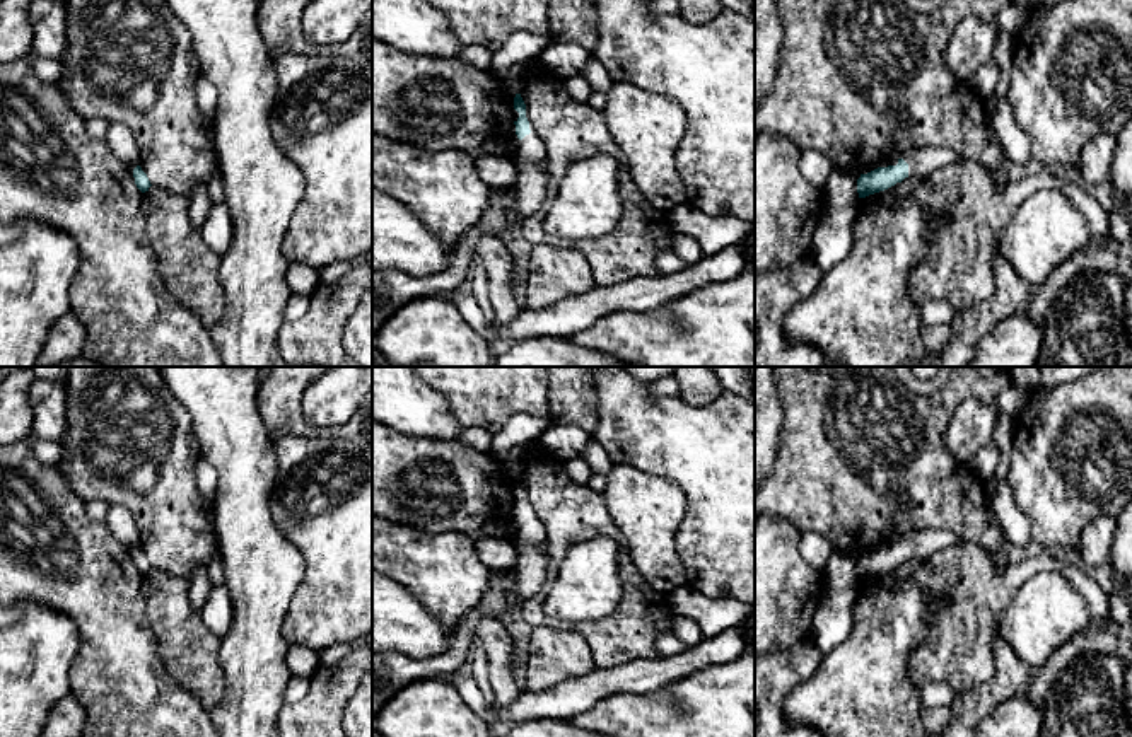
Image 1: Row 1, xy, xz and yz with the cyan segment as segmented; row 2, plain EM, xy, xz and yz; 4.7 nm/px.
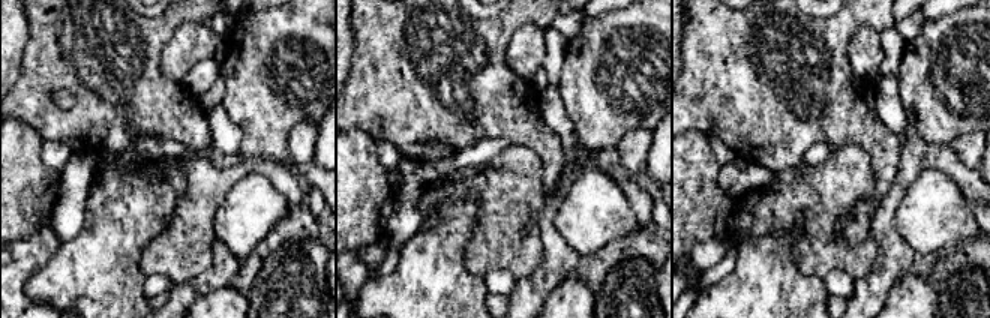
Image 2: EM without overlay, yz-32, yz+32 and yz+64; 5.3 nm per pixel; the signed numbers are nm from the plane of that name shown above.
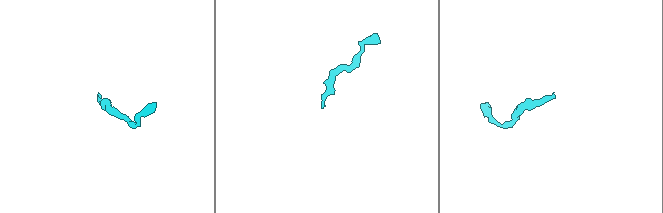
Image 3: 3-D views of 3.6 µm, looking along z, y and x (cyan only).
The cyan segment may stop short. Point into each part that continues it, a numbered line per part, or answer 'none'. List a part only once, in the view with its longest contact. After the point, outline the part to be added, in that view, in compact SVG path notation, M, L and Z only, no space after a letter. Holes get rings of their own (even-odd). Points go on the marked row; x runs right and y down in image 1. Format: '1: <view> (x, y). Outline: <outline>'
1: xz (531, 149). Outline: M526 109L526 118L529 121L529 130L531 133L526 135L522 140L517 138L516 135L516 125L512 126L514 133L514 143L509 159L514 162L516 167L526 165L526 164L534 164L546 155L546 147L540 135L536 133L529 113Z

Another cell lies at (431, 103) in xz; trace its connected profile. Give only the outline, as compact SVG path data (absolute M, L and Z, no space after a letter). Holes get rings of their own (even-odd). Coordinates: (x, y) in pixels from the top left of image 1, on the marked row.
M372 38L372 133L427 152L456 148L475 160L509 157L514 143L514 94L499 73L458 58L403 53Z

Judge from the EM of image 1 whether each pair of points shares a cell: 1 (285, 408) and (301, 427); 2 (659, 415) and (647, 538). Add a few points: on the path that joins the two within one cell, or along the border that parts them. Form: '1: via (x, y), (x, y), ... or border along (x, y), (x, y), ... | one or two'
1: via (287, 413), (296, 422) | one
2: border along (617, 463), (627, 463), (675, 481), (687, 500) | two

